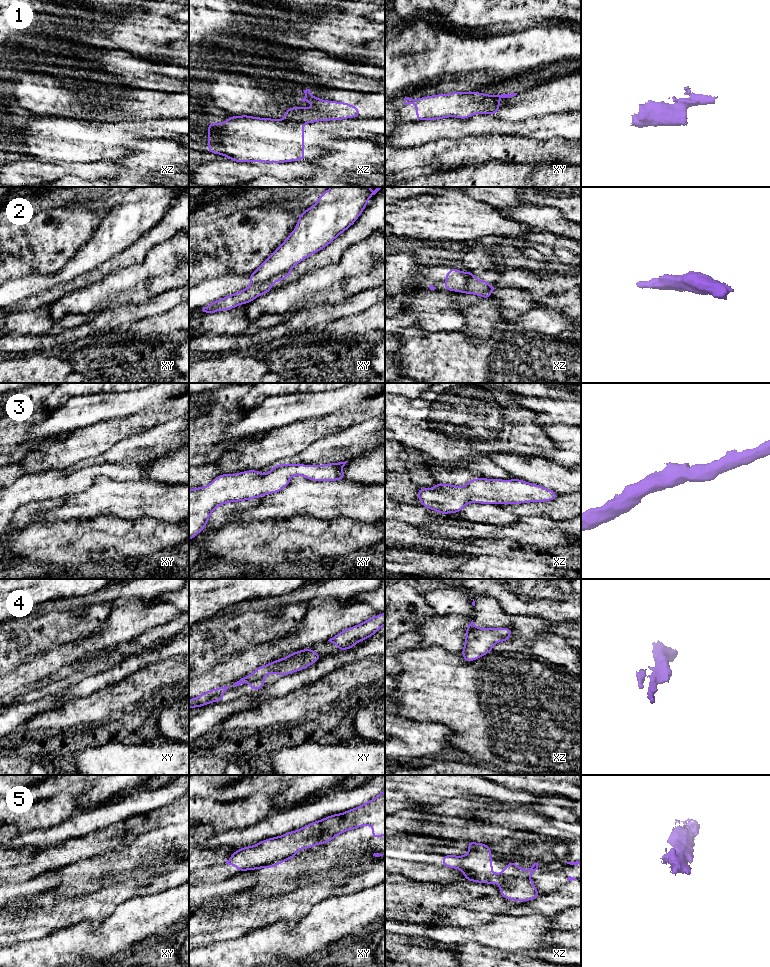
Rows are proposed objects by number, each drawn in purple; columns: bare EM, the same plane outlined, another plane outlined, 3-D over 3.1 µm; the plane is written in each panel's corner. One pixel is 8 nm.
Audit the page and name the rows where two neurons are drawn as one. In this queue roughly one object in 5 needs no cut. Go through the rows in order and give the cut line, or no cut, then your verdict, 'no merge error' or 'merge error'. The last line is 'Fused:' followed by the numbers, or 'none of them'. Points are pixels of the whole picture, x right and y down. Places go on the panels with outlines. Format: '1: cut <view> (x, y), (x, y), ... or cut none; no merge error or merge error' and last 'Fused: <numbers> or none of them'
1: cut xz (284, 119), (303, 123); merge error
2: cut xy (290, 268), (253, 284); merge error
3: cut none; no merge error
4: cut xy (283, 658), (276, 663), (272, 671); merge error
5: cut none; no merge error
Fused: 1, 2, 4

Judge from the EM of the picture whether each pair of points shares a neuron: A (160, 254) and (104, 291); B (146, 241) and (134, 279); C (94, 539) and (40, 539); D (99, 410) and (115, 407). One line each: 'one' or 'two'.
A: one
B: two
C: one
D: one

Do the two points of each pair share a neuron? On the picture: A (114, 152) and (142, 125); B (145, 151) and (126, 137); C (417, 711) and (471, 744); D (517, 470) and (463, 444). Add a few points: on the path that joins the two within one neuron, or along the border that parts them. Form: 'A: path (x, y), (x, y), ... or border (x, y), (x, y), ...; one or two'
A: path (120, 145), (135, 131); one
B: border (147, 139), (133, 145), (136, 151), (132, 155); two
C: path (432, 711), (445, 711), (463, 729); one
D: border (508, 452), (493, 452), (484, 455); two

